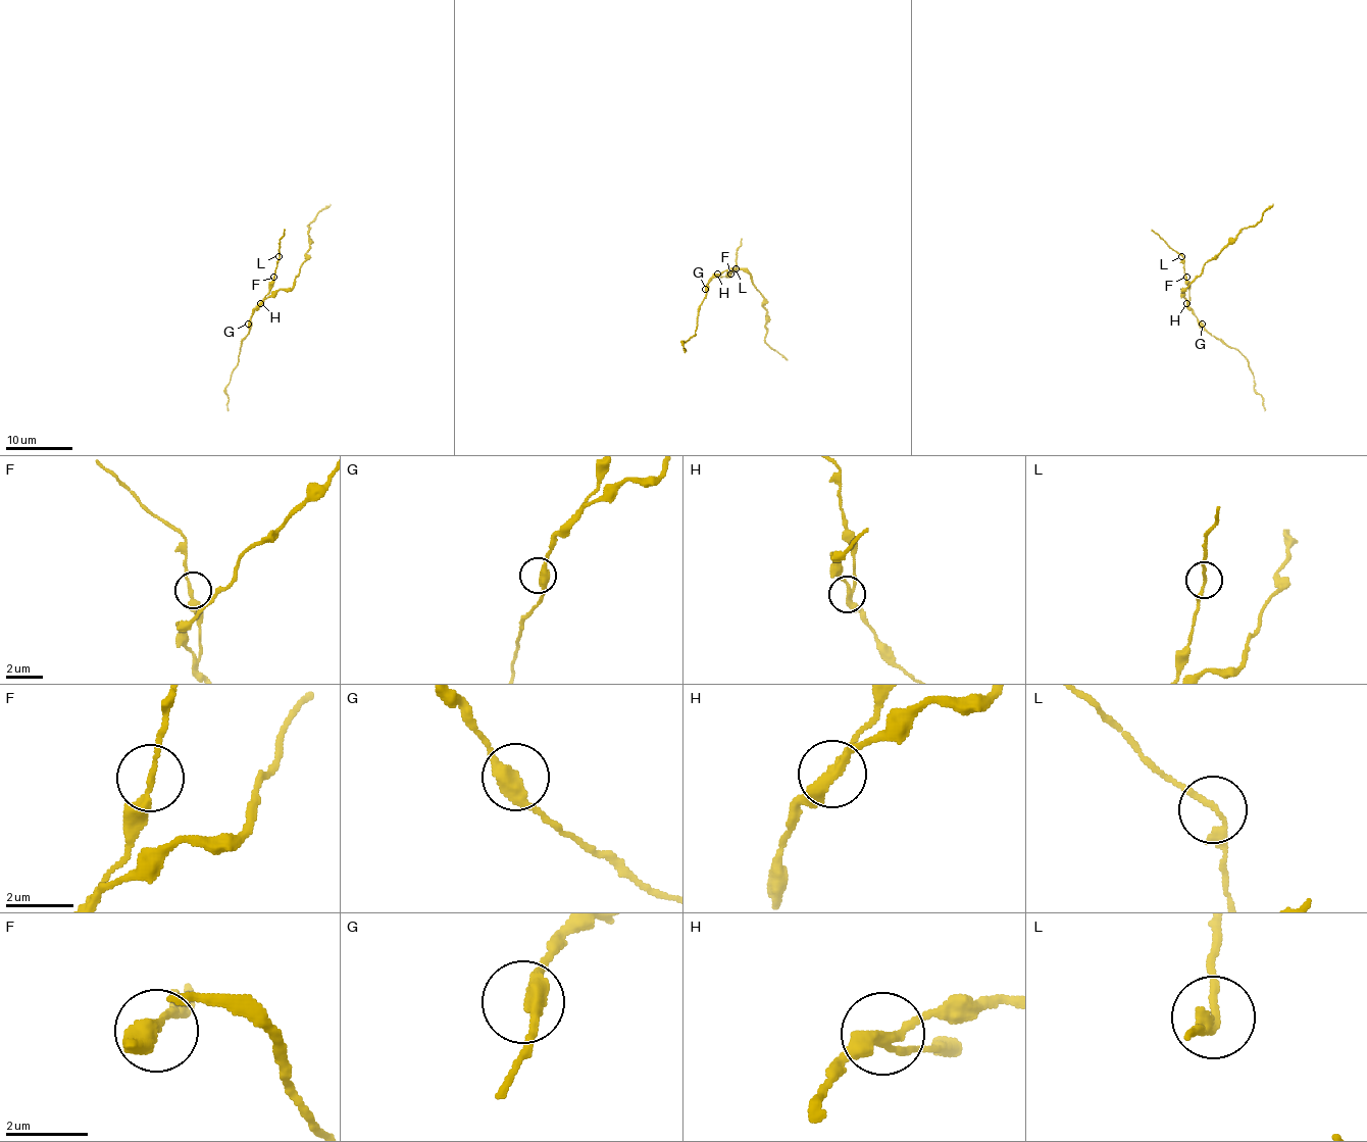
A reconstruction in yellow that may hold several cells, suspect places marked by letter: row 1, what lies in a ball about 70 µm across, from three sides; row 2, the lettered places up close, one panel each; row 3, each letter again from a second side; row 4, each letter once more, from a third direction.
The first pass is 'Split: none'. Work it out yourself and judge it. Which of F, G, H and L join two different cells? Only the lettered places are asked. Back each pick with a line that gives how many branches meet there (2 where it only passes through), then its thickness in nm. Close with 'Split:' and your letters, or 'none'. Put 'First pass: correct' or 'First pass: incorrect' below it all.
H: 3 branches meet; 260 nm thick
Split: H
First pass: incorrect

